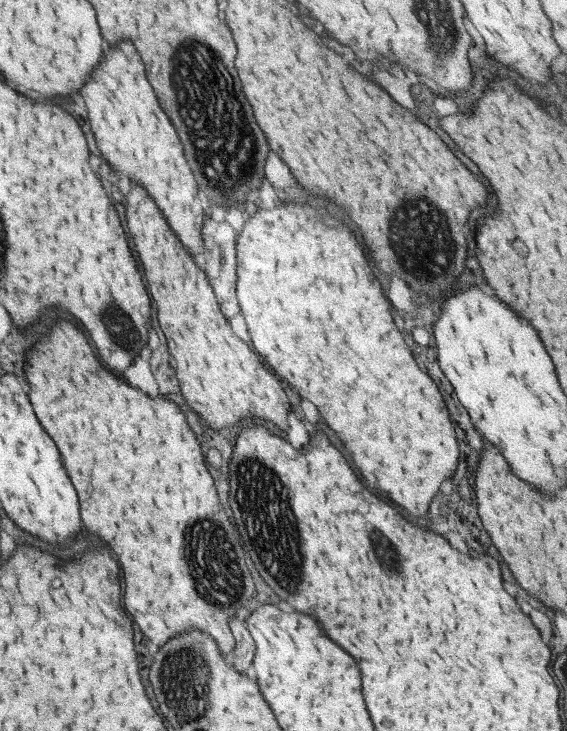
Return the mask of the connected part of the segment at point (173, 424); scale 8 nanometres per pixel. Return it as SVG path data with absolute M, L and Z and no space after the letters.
M68 320L56 322L48 340L30 350L25 366L29 401L42 428L56 442L78 496L92 496L80 498L82 524L122 560L118 564L124 580L124 608L156 646L164 646L176 634L198 628L210 634L221 654L229 657L235 644L228 620L252 598L254 582L246 566L240 534L218 500L200 442L186 424L186 416L176 404L164 398L152 400L148 394L130 388L122 378L106 372L82 328Z

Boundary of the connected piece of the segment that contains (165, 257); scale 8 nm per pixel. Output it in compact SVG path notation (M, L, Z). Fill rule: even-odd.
M137 182L136 184L130 183L130 194L128 194L128 206L126 206L126 220L128 220L128 232L130 232L130 236L132 236L132 244L134 244L134 250L136 250L136 256L138 256L138 260L140 260L140 264L142 264L142 268L144 271L144 281L147 287L147 292L151 296L152 304L156 306L156 318L158 318L158 322L160 324L160 328L162 328L166 338L167 338L167 346L170 348L170 354L174 356L174 360L176 360L176 368L178 368L178 372L175 372L176 376L178 376L178 382L180 382L180 390L182 390L182 394L184 394L184 398L188 400L186 404L192 408L192 410L198 415L201 416L205 426L209 426L209 428L213 428L213 430L229 430L228 428L232 428L234 424L238 424L238 422L244 422L241 418L258 418L258 420L266 420L266 422L270 422L270 424L274 424L276 428L280 428L280 430L286 430L288 428L288 414L291 413L290 403L288 401L288 396L286 396L286 392L282 390L281 381L279 376L276 376L272 371L271 367L267 366L263 360L259 357L259 354L252 348L250 343L245 343L238 335L235 335L229 325L229 322L226 322L222 311L220 311L220 307L218 304L218 299L214 294L212 288L210 288L211 284L208 280L208 275L206 275L205 271L196 266L196 262L188 256L188 251L186 248L182 246L182 243L178 240L178 237L172 232L172 229L166 224L166 220L164 220L163 214L160 212L159 208L156 208L156 203L152 200L151 196L148 196L147 190L144 190Z

